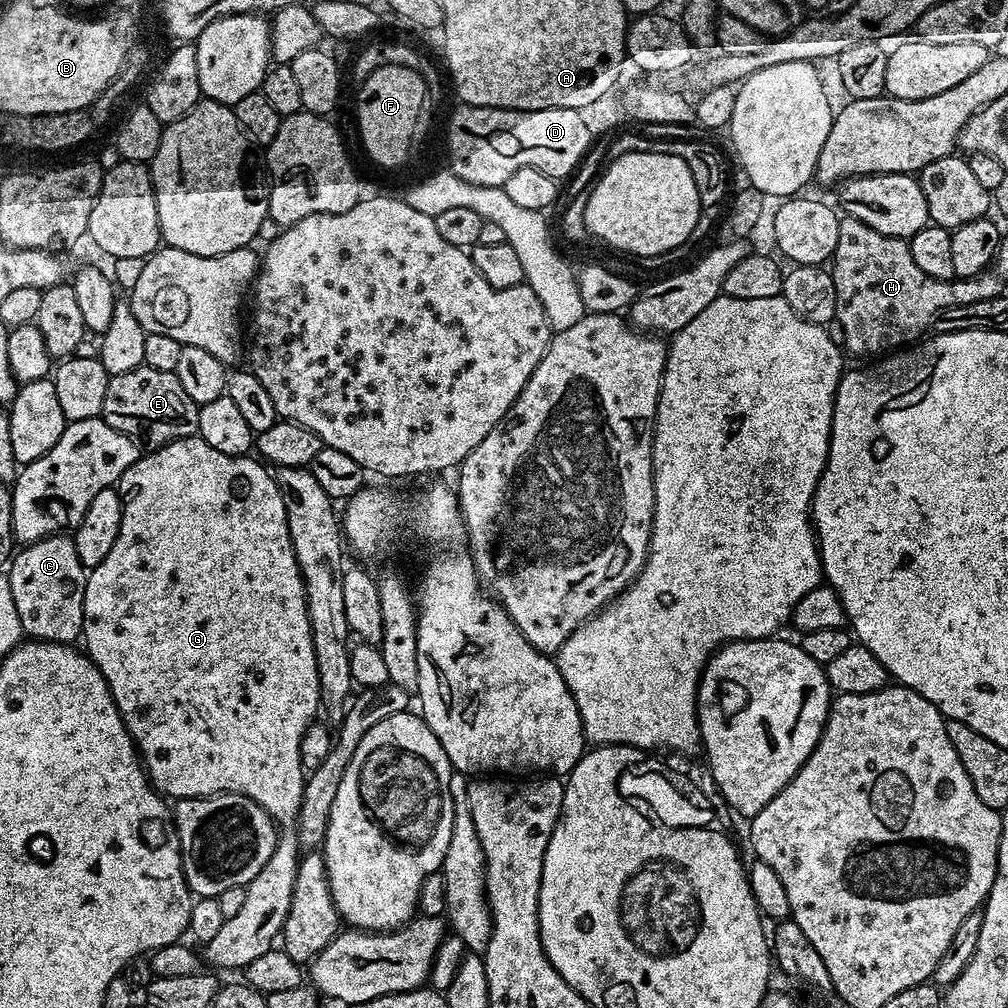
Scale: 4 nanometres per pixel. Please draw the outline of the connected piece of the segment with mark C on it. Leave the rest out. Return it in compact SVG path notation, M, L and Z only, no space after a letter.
M57 534L23 545L6 568L21 629L33 640L72 644L84 630L84 591L88 577L71 535Z

